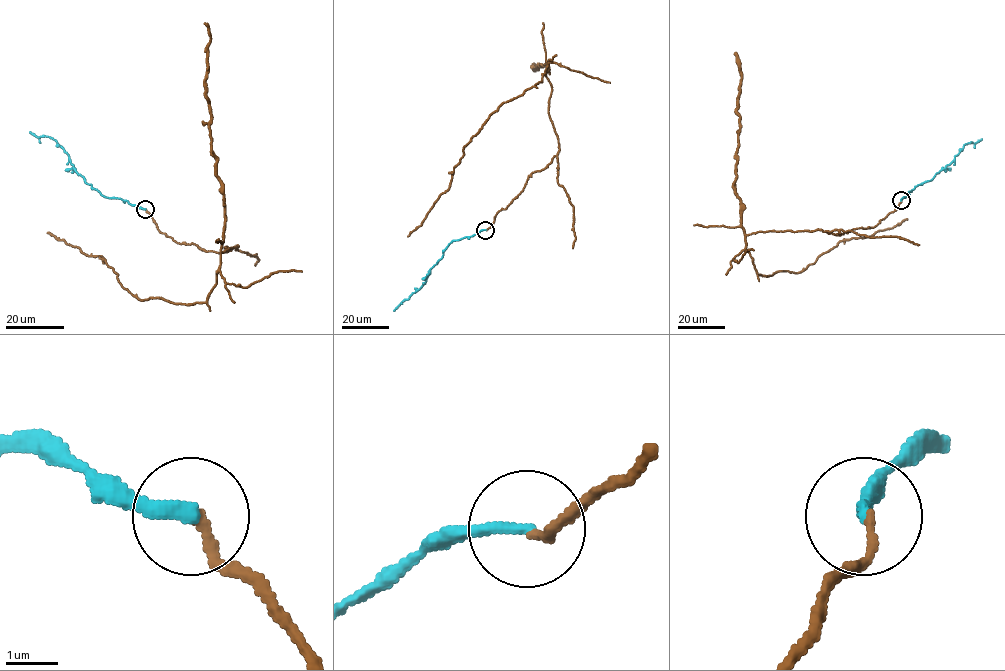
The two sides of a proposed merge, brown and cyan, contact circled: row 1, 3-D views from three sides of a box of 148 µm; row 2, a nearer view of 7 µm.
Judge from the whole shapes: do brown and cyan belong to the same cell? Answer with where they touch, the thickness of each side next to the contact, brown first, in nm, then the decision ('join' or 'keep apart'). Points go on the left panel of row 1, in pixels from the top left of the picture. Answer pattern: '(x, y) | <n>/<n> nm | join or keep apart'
(145, 209) | 170/280 nm | join

